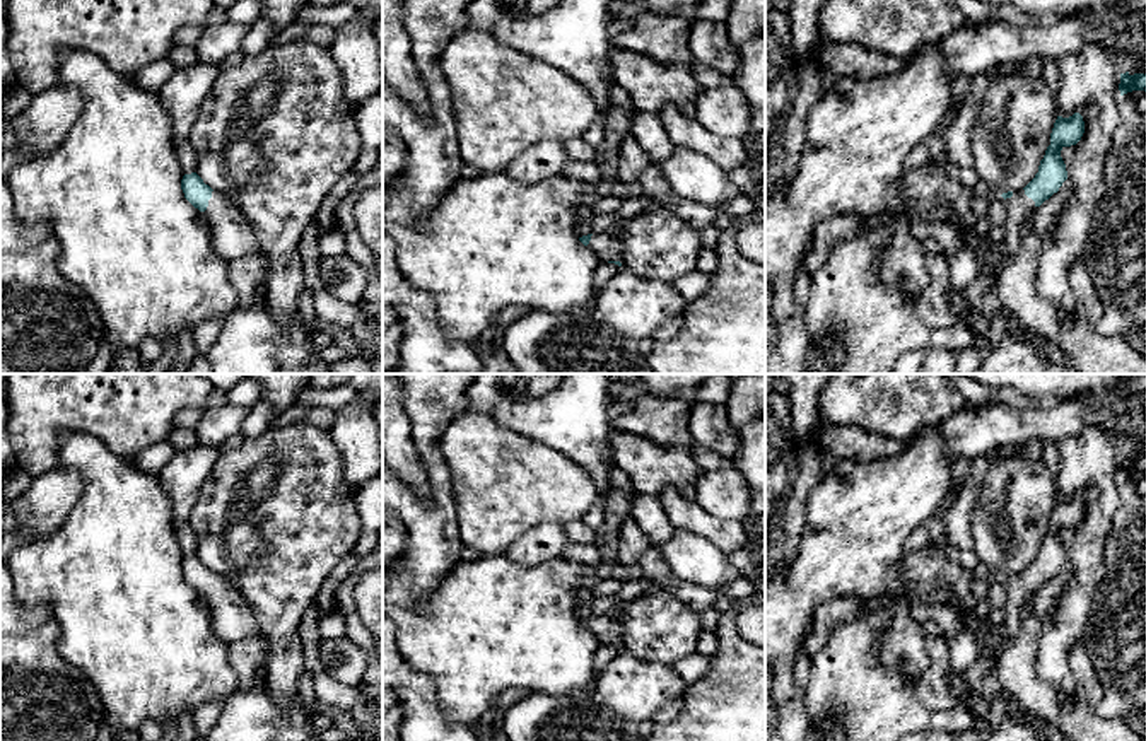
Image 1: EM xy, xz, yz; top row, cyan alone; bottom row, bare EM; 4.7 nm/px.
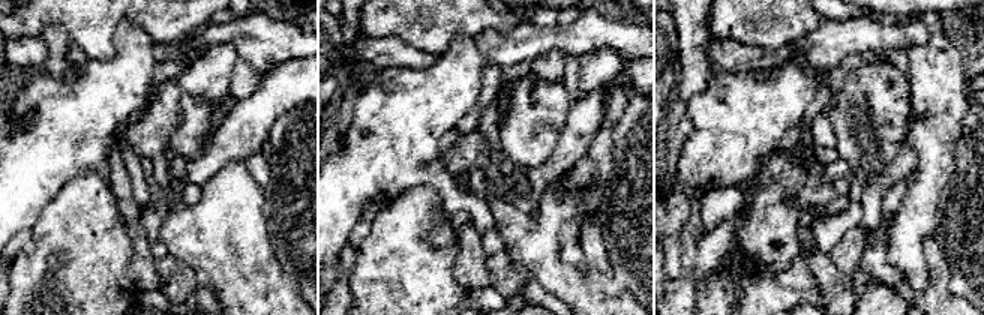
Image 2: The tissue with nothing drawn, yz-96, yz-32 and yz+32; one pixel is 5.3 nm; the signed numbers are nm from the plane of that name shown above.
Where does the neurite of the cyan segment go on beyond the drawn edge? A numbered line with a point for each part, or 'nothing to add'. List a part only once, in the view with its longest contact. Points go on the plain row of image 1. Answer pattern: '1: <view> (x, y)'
1: xy (233, 617)

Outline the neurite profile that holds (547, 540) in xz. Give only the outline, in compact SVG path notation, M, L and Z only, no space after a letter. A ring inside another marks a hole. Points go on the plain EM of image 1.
M547 521L516 540L507 548L506 557L517 565L540 565L558 557L567 543L564 524Z

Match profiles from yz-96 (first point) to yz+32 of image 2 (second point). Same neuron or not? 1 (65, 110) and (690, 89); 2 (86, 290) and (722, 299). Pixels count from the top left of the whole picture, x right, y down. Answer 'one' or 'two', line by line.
1: two
2: two

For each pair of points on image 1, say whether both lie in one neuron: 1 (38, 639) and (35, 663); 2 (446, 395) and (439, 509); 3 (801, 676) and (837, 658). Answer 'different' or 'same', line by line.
1: same
2: same
3: different

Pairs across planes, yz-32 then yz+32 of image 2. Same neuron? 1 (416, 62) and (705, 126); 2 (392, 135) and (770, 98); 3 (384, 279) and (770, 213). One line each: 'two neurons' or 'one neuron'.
1: two neurons
2: one neuron
3: two neurons

